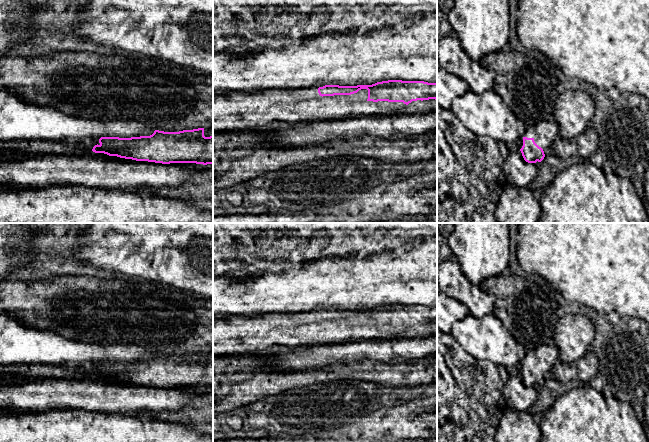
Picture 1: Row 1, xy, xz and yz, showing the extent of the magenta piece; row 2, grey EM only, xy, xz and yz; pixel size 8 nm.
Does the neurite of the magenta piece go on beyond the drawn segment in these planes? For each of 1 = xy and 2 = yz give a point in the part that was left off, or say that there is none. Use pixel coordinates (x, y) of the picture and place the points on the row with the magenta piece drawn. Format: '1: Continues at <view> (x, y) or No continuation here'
1: Continues at xy (94, 141)
2: Continues at yz (545, 133)

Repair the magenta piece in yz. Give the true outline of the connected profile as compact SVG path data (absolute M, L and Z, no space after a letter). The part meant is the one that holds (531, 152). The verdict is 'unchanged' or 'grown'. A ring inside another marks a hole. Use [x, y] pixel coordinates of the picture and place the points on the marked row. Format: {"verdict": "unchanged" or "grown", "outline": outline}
{"verdict": "grown", "outline": "M541 121L529 126L519 141L520 151L528 163L541 162L549 148L559 137L559 125L555 121Z"}

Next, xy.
{"verdict": "grown", "outline": "M204 128L164 132L131 138L101 137L85 143L88 151L136 161L162 164L213 164L213 136L205 137Z"}

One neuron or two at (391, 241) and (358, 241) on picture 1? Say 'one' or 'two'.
one

